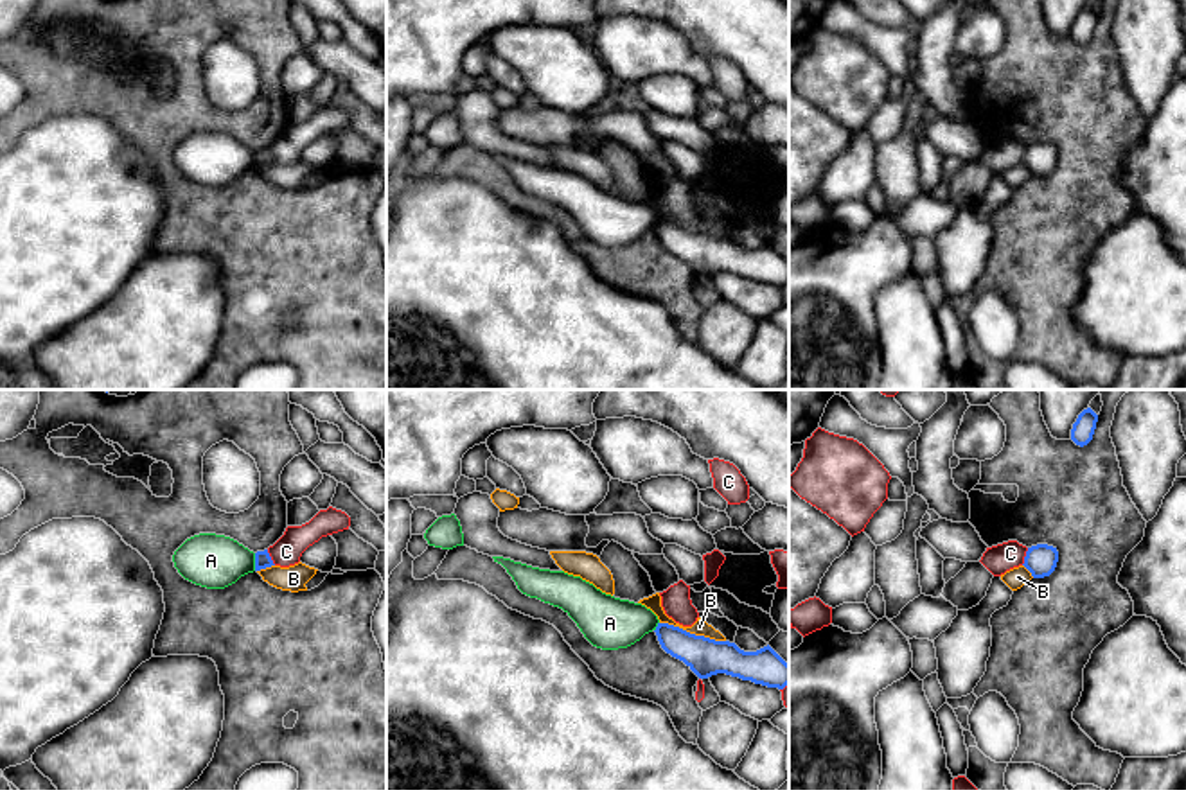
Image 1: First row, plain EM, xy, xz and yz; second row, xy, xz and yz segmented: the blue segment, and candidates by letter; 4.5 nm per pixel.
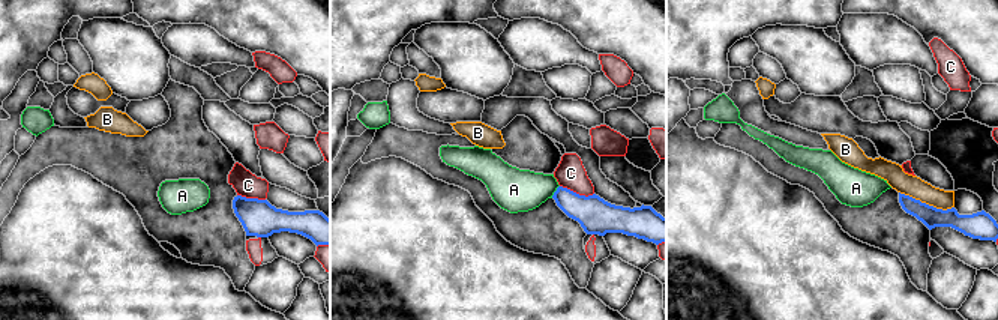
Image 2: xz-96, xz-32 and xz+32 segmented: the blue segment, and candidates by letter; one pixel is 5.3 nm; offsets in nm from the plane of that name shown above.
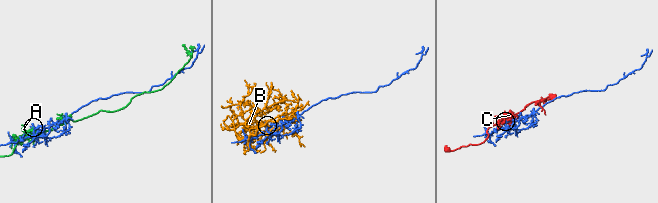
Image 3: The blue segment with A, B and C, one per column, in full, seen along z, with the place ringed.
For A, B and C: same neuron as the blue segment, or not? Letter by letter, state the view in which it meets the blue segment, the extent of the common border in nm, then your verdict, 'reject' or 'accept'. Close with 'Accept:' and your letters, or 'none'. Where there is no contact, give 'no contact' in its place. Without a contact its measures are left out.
A: xy | 80 nm | reject
B: xz | 300 nm | reject
C: yz | 90 nm | reject
Accept: none

